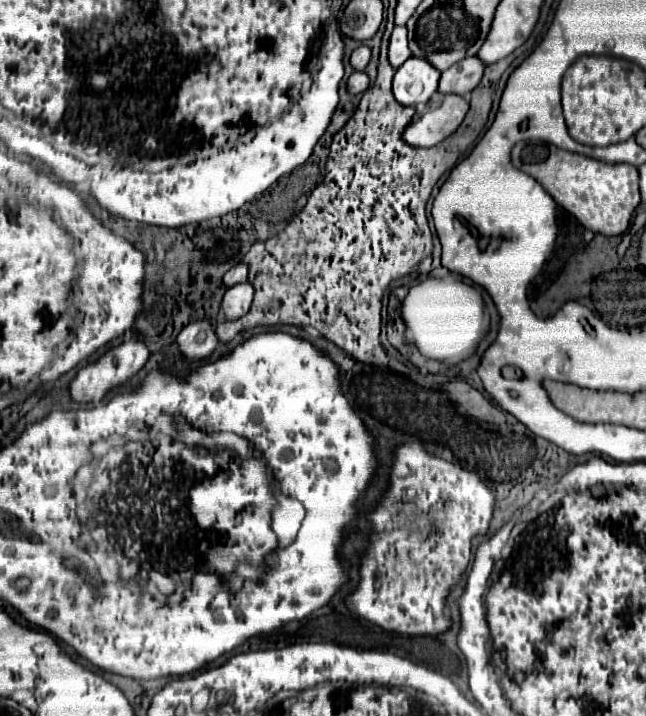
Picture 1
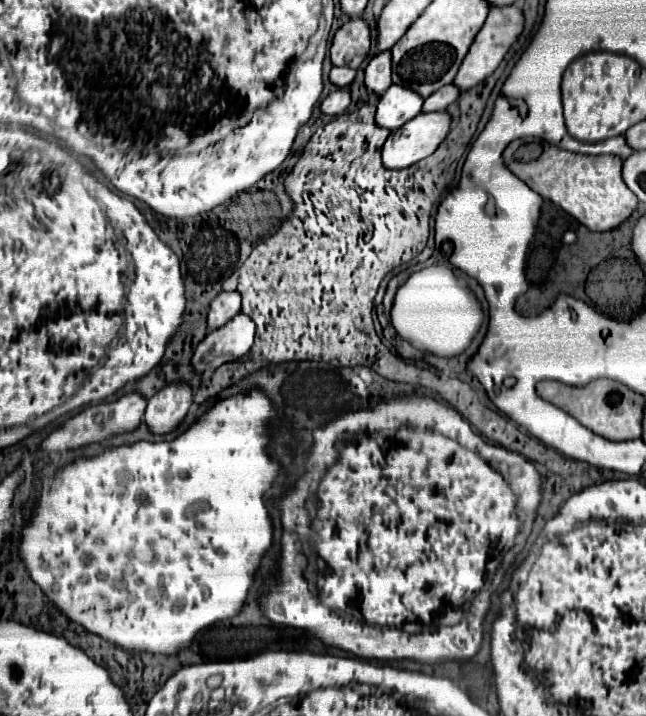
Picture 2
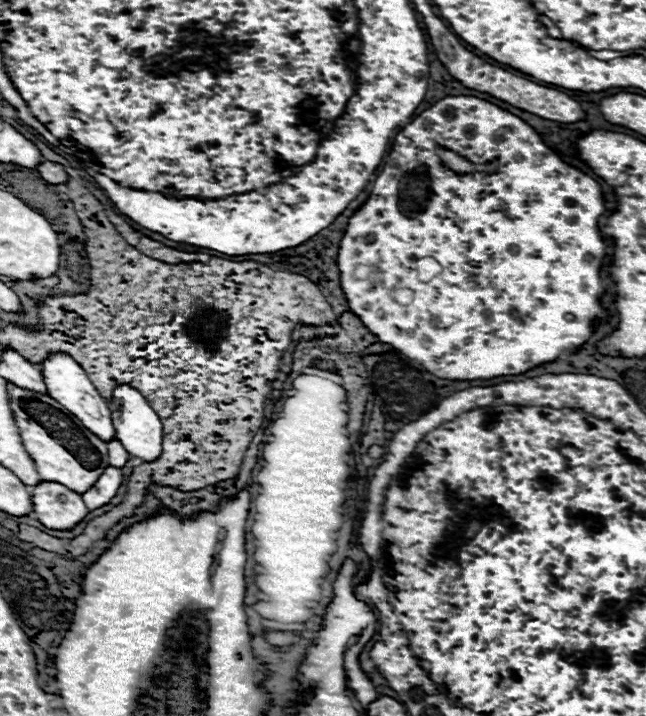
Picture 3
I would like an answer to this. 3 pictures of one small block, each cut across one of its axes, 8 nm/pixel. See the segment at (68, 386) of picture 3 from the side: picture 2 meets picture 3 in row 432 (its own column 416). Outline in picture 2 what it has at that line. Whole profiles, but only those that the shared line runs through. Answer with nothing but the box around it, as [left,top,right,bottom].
[376,86,422,132]

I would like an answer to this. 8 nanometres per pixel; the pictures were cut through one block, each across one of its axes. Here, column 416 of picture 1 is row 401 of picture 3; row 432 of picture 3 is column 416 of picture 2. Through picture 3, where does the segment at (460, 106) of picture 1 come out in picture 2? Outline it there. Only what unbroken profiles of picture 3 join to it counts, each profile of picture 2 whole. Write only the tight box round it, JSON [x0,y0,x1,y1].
[382,112,450,170]

